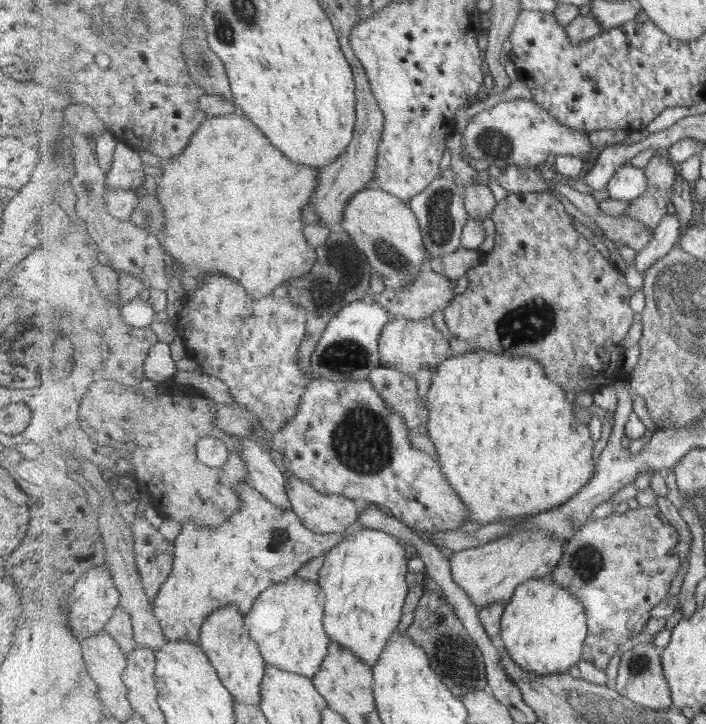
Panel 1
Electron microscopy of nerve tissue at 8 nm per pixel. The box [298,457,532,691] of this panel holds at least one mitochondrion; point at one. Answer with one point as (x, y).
(450, 654)

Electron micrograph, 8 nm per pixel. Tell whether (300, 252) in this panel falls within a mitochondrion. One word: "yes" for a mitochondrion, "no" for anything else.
no

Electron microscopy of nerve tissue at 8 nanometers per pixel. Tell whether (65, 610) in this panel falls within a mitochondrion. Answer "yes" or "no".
no

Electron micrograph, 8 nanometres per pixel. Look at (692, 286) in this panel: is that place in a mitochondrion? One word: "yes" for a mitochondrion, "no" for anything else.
yes

